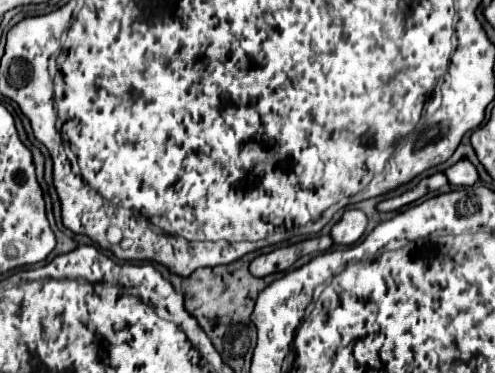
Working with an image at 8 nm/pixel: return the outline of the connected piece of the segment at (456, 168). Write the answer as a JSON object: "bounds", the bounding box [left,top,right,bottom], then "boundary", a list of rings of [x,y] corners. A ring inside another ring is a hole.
{"bounds":[444,159,478,187],"boundary":[[[468,159],[454,163],[444,173],[446,173],[450,185],[454,185],[454,187],[472,187],[478,181],[478,171]]]}

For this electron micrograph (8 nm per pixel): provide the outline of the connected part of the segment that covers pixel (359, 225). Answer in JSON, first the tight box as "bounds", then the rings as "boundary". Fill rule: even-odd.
{"bounds":[330,209,368,245],"boundary":[[[348,209],[344,211],[342,219],[332,227],[330,237],[336,245],[354,245],[366,231],[368,217],[360,209]]]}

